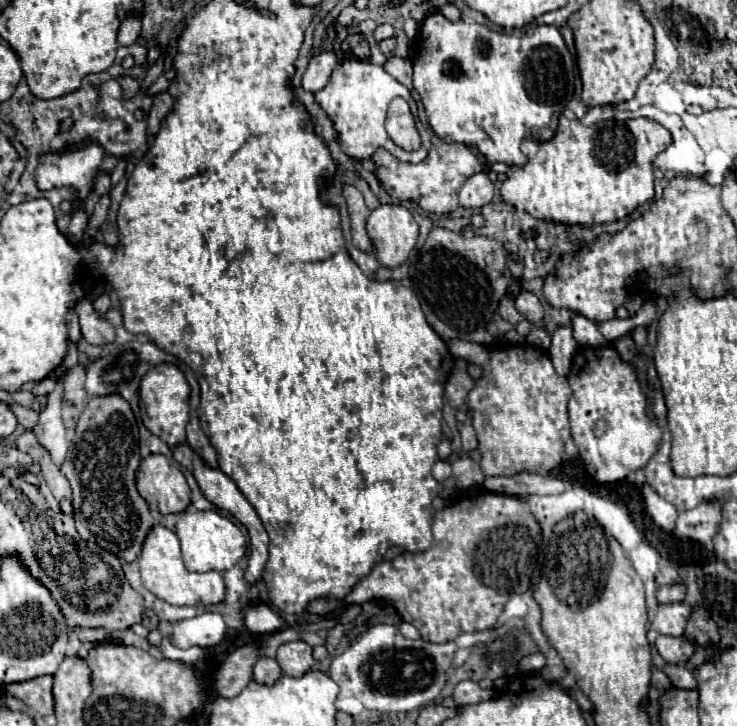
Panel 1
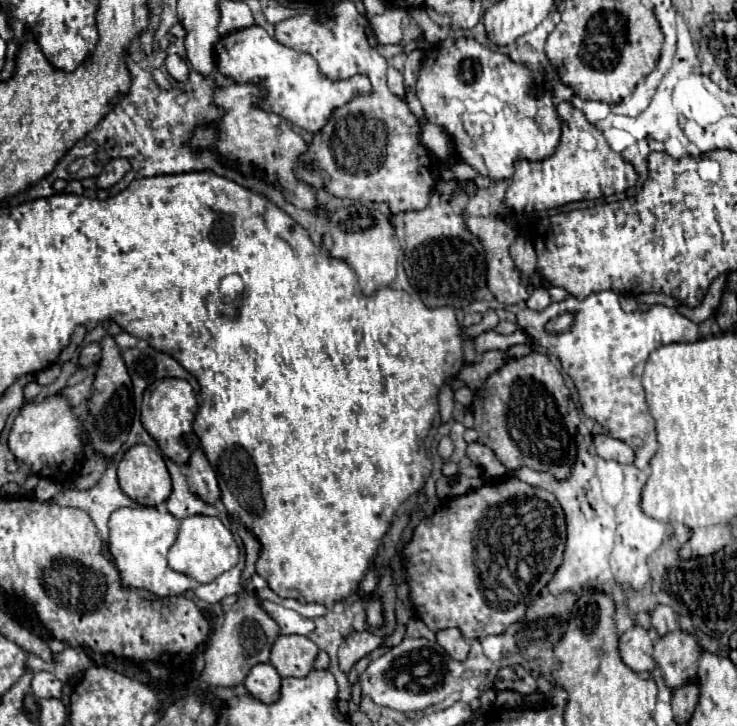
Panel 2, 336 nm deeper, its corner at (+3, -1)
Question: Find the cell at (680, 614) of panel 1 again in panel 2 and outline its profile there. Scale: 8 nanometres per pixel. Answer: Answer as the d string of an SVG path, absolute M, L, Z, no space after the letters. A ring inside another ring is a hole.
M672 631L656 641L652 657L662 671L666 687L680 689L696 677L696 663L700 657L698 639L684 631Z

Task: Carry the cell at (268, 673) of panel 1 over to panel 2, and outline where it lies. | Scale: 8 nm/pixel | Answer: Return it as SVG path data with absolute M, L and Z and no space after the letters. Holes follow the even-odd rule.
M260 663L250 669L250 673L244 679L244 687L248 693L262 701L262 703L274 703L280 697L280 675L270 663Z

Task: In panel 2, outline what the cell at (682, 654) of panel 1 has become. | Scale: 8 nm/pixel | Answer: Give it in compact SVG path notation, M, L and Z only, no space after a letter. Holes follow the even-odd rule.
M634 625L618 639L618 649L622 661L636 673L650 673L654 669L654 643L648 637L648 631Z

